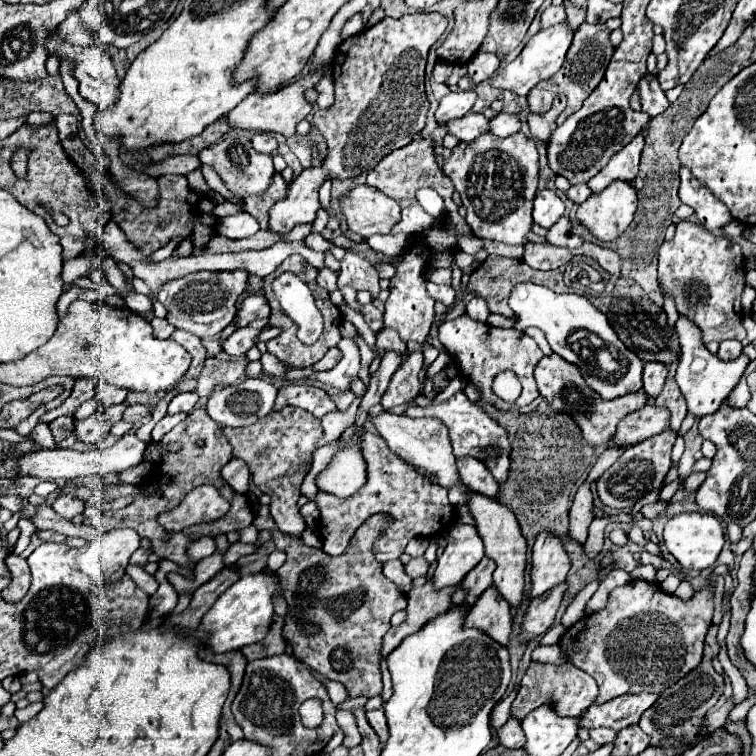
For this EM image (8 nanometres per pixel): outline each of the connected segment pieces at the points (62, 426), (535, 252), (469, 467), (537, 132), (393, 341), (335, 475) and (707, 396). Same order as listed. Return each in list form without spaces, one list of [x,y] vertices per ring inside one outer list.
[[[60,416],[60,418],[56,418],[54,422],[50,422],[52,424],[52,432],[54,432],[54,442],[56,444],[60,444],[66,436],[68,436],[68,428],[72,430],[72,426],[74,426],[74,418],[70,416]]]
[[[544,242],[544,244],[526,244],[524,250],[526,250],[524,262],[530,268],[536,268],[536,270],[556,270],[556,268],[568,264],[574,256],[572,250],[558,248],[558,246],[552,246],[548,242]]]
[[[460,458],[458,472],[462,474],[462,482],[470,486],[470,490],[478,490],[480,494],[490,494],[492,498],[496,498],[498,482],[490,474],[490,470],[486,470],[486,466],[478,462],[478,458]]]
[[[558,96],[558,98],[554,100],[552,108],[550,108],[546,114],[542,114],[542,116],[538,116],[538,114],[528,114],[530,134],[532,134],[536,140],[548,144],[548,142],[550,142],[550,134],[556,130],[556,118],[560,116],[560,112],[562,112],[564,108],[566,108],[566,98]]]
[[[382,328],[382,332],[376,338],[376,348],[378,348],[380,356],[384,354],[384,350],[396,350],[400,354],[406,352],[406,346],[398,338],[398,334],[394,334],[394,330],[390,330],[390,328]]]
[[[340,442],[332,462],[318,474],[316,486],[340,498],[348,498],[366,482],[366,462],[356,442]]]
[[[686,316],[678,318],[676,330],[678,330],[680,342],[682,342],[682,358],[680,358],[680,364],[676,370],[676,382],[688,402],[688,414],[696,414],[696,416],[712,414],[714,410],[718,410],[718,404],[722,404],[724,398],[728,398],[728,394],[734,390],[734,386],[738,384],[738,380],[744,374],[750,360],[742,354],[736,360],[724,362],[718,356],[714,356],[712,352],[708,352],[702,342],[702,330]]]

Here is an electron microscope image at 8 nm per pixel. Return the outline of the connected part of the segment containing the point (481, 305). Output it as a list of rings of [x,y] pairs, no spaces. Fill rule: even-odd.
[[[472,298],[468,302],[468,316],[474,318],[474,320],[480,320],[480,322],[486,322],[488,318],[488,304],[484,298]]]

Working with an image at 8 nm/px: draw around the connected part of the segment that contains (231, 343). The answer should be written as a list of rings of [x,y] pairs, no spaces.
[[[238,328],[236,332],[232,332],[224,342],[222,342],[222,350],[234,358],[244,356],[252,346],[254,346],[254,338],[256,338],[256,330],[252,328]]]

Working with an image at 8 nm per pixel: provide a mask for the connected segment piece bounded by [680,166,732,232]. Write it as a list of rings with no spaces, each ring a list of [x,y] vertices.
[[[684,166],[680,168],[680,200],[682,204],[694,208],[700,224],[710,232],[720,232],[726,224],[732,222],[728,208],[714,194],[710,194],[706,186],[694,180],[690,170],[686,170]]]

